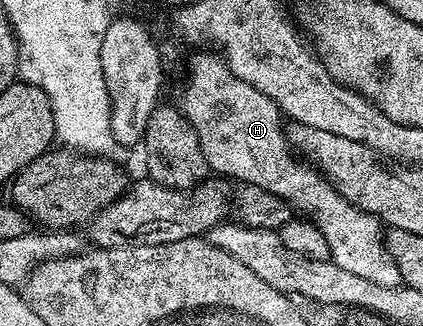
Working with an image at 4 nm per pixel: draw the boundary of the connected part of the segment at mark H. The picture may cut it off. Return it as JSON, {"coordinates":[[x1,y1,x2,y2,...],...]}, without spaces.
{"coordinates":[[217,52,195,53,198,54,190,61,190,78,186,81,186,90,182,93,180,108,188,123,195,129,196,135,199,136,200,147,209,168,223,178,233,179,243,185,264,187,264,191,272,191,272,195,280,195,280,199,288,202,291,209,305,215,316,227,320,227,320,235,324,235,328,243,330,260,344,267,344,271,353,271,355,275,360,275,372,283,380,283,380,287,396,287,402,284,400,271,390,258,390,252,386,250,383,222,374,214,366,213,352,203,348,203,348,199,344,199,344,195,336,191,336,187,328,178,322,176,313,165,296,156,284,125,282,129,284,114,277,103,268,99,264,91,256,91,252,83,244,83,244,79,240,79,226,66,225,57]]}

